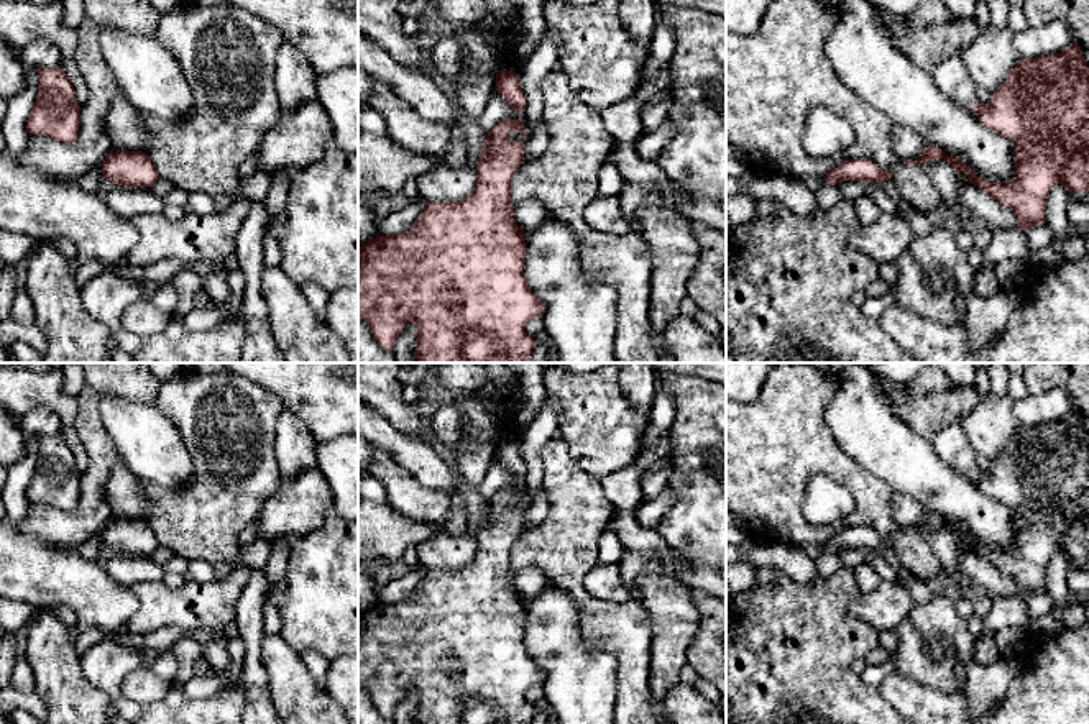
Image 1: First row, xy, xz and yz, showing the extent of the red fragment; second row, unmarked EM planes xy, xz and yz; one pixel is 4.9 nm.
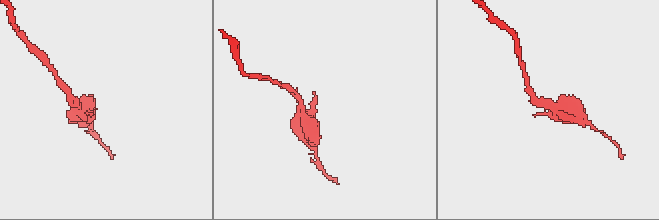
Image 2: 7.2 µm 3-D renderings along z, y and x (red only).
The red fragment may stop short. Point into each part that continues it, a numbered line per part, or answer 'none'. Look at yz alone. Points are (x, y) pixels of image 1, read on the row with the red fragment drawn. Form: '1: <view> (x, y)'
none

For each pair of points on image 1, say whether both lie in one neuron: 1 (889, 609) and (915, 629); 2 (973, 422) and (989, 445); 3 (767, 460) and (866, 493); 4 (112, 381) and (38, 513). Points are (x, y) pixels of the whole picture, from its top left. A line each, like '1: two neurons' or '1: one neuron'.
1: two neurons
2: one neuron
3: one neuron
4: one neuron

